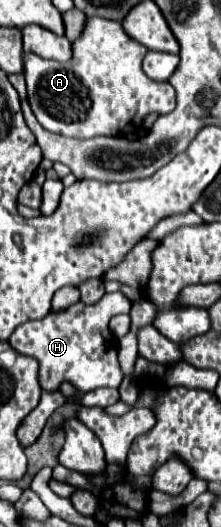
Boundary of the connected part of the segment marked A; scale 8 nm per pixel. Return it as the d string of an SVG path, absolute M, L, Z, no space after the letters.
M88 16L82 34L72 44L72 58L68 62L44 60L36 54L24 54L24 76L28 86L28 102L36 120L50 132L70 138L94 138L94 136L126 136L142 126L142 120L150 112L168 114L176 108L176 92L170 84L148 78L142 70L142 58L148 50L132 40L120 22L112 22L100 16Z

